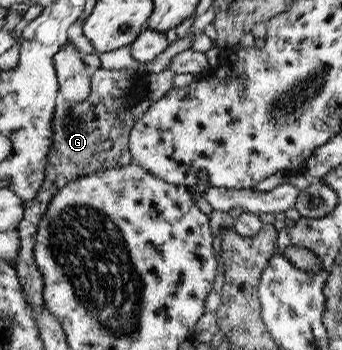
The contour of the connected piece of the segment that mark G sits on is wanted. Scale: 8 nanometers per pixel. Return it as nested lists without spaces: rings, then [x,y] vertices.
[[[104,67],[94,73],[92,95],[84,103],[70,103],[61,99],[57,105],[56,117],[54,117],[54,147],[50,153],[50,165],[46,183],[40,191],[40,195],[34,202],[26,203],[26,217],[19,227],[22,249],[17,259],[18,274],[22,278],[22,284],[26,288],[28,302],[34,308],[34,317],[40,327],[40,312],[46,305],[44,289],[46,289],[46,276],[40,269],[36,259],[36,245],[38,245],[38,231],[44,215],[56,199],[56,195],[66,187],[70,181],[76,181],[80,177],[92,175],[100,169],[106,168],[106,155],[112,155],[112,167],[130,165],[132,152],[129,150],[129,141],[126,139],[132,133],[134,121],[137,116],[132,116],[131,108],[145,95],[147,79],[137,74],[137,69],[108,70]]]

